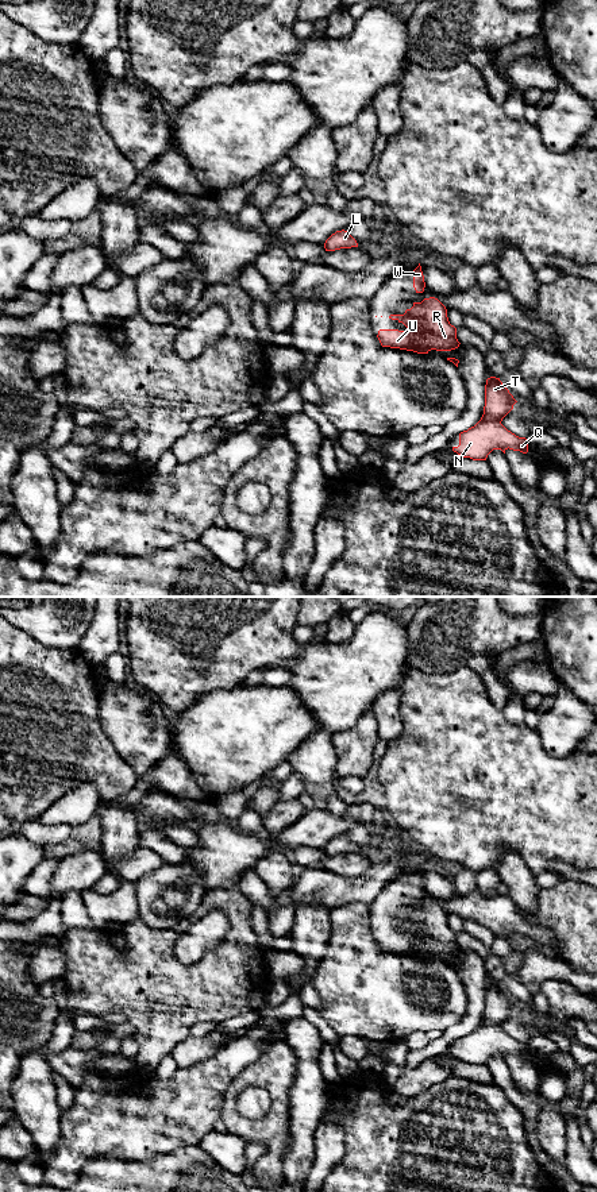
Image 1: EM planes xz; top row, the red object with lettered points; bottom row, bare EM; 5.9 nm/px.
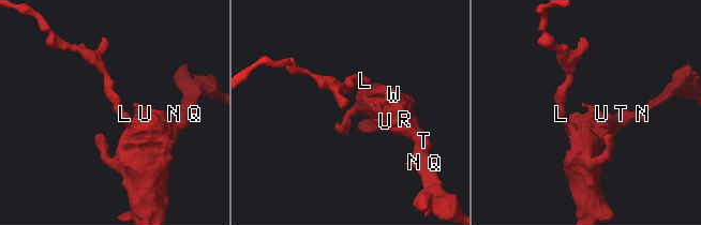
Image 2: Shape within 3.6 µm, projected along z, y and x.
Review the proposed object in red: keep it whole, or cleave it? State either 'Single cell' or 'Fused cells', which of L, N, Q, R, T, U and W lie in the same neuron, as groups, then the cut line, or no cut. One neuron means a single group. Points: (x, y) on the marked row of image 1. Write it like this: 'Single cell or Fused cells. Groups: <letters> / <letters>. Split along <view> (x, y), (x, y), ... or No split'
Single cell. Groups: L N Q R T U W. No split

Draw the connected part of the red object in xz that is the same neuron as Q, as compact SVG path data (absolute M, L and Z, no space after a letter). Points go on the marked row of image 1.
M488 378L484 414L474 427L459 433L459 445L452 447L452 451L473 460L486 460L493 450L505 454L509 448L527 454L527 439L516 436L501 424L516 402L500 378Z

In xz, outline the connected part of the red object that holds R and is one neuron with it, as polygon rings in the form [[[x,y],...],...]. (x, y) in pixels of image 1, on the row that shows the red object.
[[[435,297],[413,302],[404,315],[390,315],[389,319],[403,323],[407,329],[380,329],[377,337],[382,347],[428,354],[431,350],[451,351],[461,344],[446,306]]]

